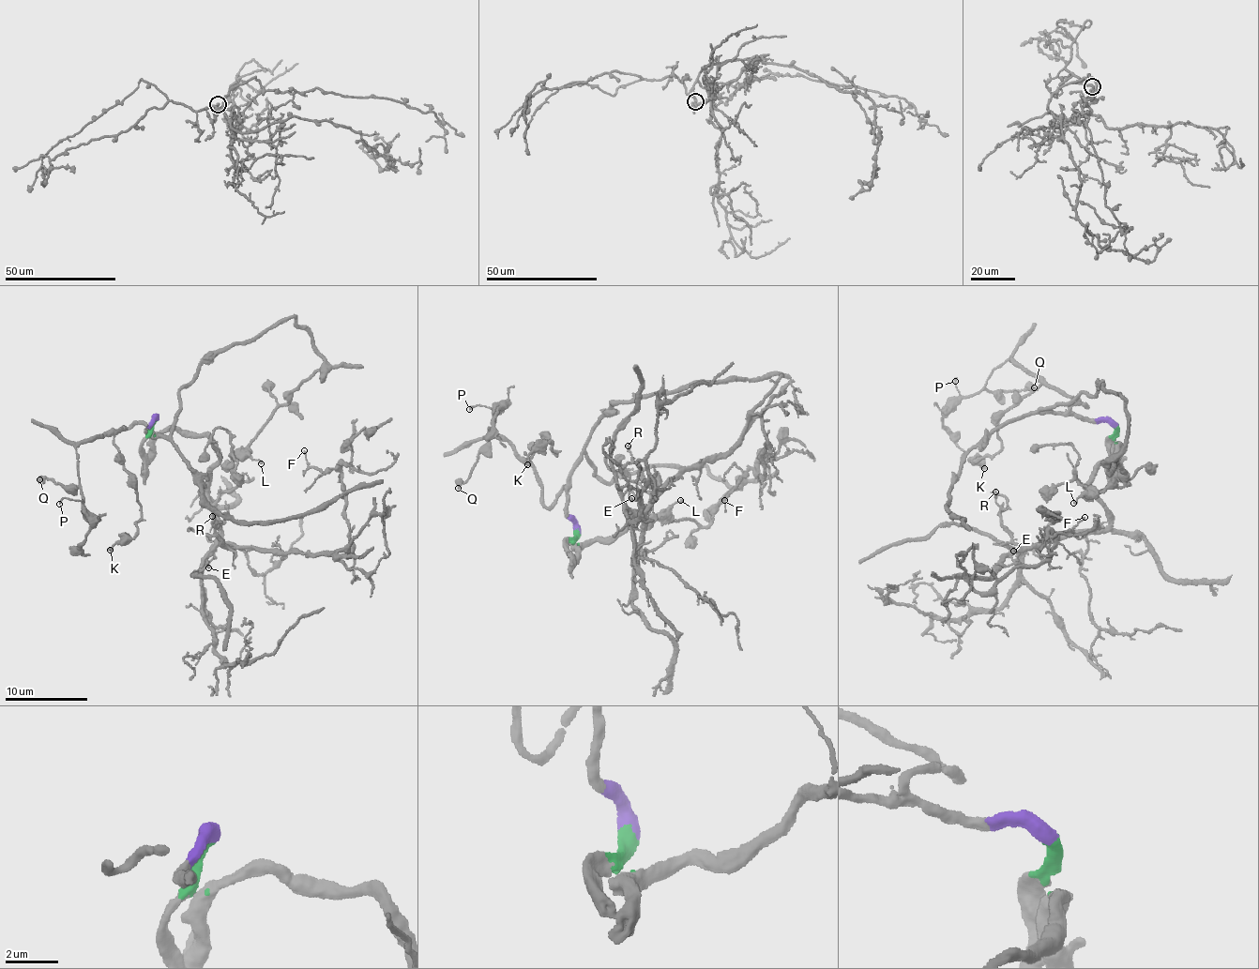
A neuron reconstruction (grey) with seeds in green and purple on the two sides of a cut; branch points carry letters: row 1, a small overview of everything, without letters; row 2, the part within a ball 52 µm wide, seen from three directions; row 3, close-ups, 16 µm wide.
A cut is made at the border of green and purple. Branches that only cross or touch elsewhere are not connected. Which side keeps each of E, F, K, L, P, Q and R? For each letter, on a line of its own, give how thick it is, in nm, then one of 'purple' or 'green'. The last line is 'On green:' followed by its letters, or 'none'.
E: 170 nm | green
F: 110 nm | green
K: 110 nm | purple
L: 160 nm | purple
P: 120 nm | purple
Q: 340 nm | purple
R: 150 nm | green
On green: E, F, R

